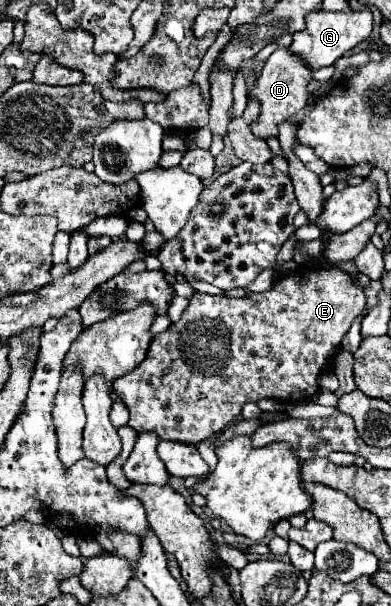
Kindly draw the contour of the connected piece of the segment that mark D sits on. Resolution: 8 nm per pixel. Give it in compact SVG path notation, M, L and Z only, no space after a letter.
M286 47L276 49L276 51L268 57L268 61L266 61L266 65L264 65L260 77L256 79L254 89L248 91L248 97L254 97L254 99L258 99L258 101L262 103L260 117L258 117L258 119L254 121L254 125L252 125L254 135L258 135L258 137L262 137L262 139L268 139L268 137L272 137L272 135L278 135L278 125L280 125L282 121L292 119L292 117L298 113L298 109L304 107L306 97L308 97L306 85L308 85L310 81L312 81L312 71L310 71L296 55L292 55Z

